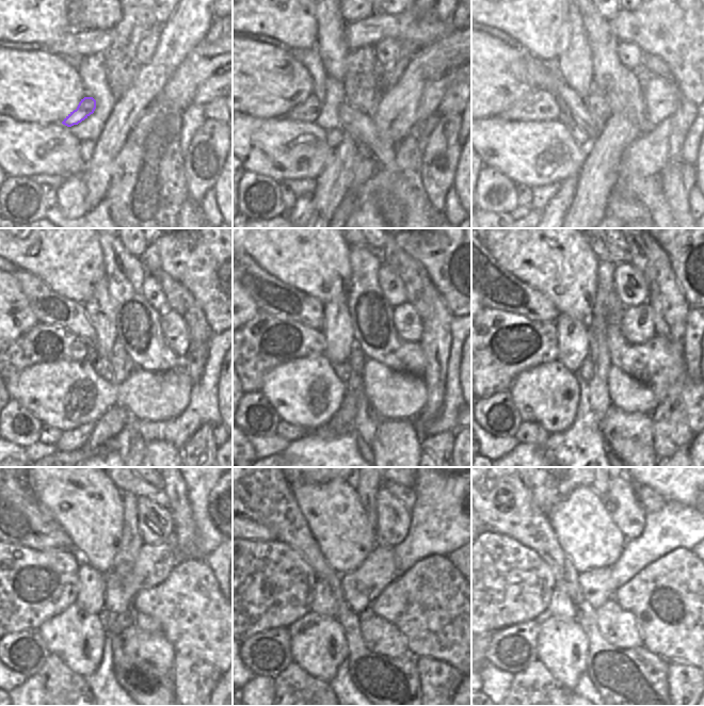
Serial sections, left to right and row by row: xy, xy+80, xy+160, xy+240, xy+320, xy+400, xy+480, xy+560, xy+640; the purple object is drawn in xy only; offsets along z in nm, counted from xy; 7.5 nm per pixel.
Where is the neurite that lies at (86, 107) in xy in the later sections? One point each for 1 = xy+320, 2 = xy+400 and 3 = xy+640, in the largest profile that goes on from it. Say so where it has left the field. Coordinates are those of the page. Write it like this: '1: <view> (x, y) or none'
1: xy+320 (266, 341)
2: xy+400 (493, 349)
3: xy+640 (496, 581)

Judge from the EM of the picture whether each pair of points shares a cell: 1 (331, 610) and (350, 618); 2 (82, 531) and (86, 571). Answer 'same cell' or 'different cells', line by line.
1: different cells
2: different cells

